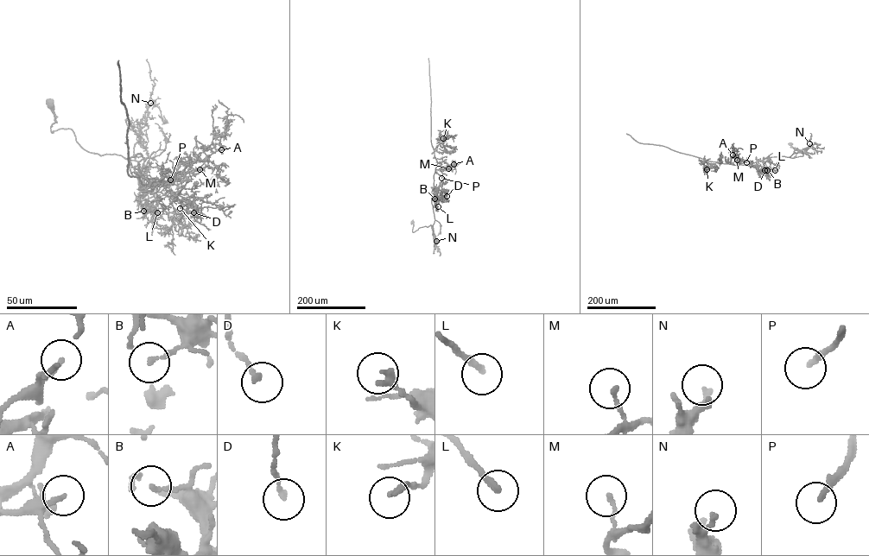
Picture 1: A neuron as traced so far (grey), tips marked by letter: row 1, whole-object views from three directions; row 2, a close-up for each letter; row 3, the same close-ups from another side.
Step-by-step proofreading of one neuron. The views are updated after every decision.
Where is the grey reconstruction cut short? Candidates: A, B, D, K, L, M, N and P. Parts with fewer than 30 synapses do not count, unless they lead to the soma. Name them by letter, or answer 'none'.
A, L, P

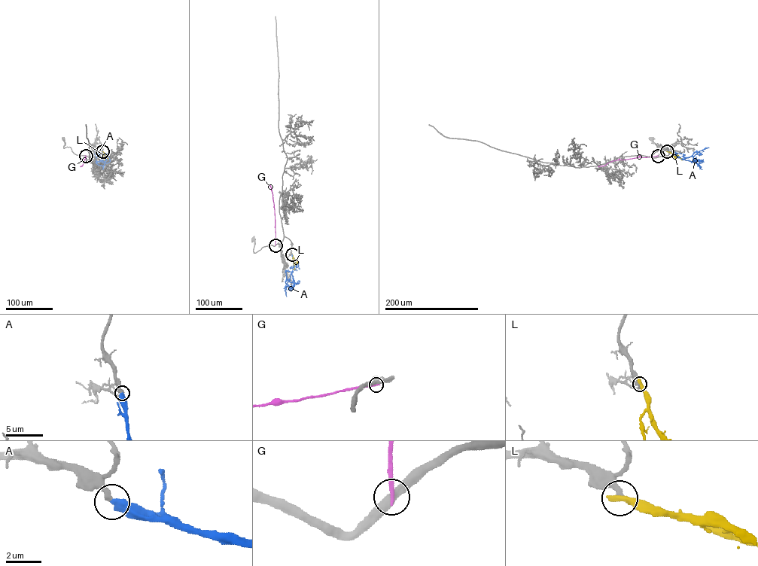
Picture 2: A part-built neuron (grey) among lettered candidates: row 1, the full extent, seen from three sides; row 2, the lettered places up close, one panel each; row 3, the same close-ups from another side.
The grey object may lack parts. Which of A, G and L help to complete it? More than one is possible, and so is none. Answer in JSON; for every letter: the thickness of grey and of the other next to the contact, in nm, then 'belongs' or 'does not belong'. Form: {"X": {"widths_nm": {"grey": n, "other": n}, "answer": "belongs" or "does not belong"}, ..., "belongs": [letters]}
{"A": {"widths_nm": {"grey": 380, "other": 500}, "answer": "belongs"}, "G": {"widths_nm": {"grey": 420, "other": 240}, "answer": "does not belong"}, "L": {"widths_nm": {"grey": 400, "other": 400}, "answer": "does not belong"}, "belongs": ["A"]}

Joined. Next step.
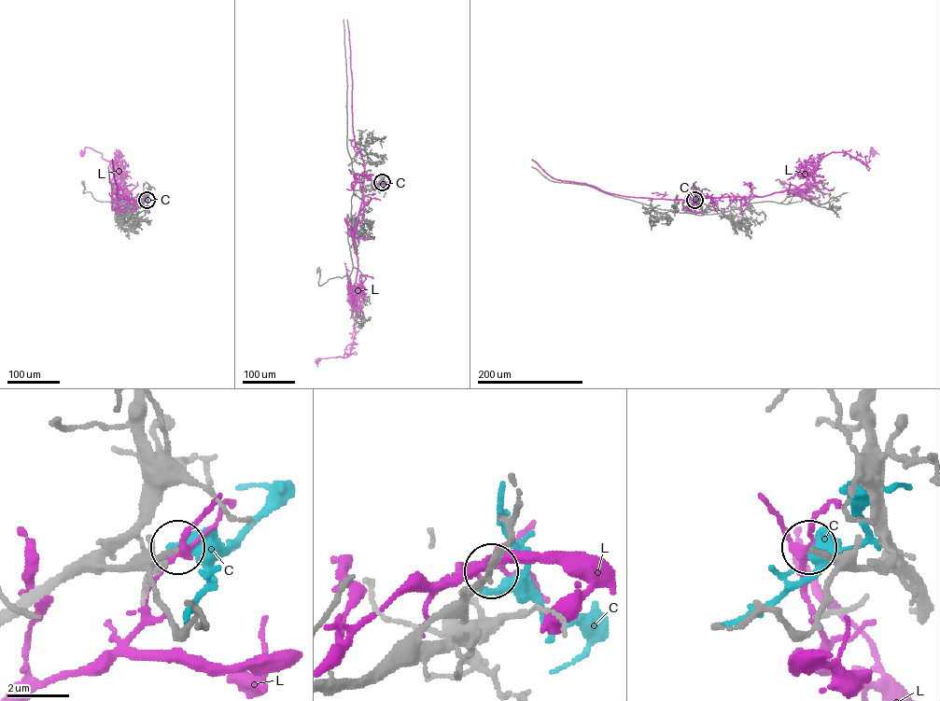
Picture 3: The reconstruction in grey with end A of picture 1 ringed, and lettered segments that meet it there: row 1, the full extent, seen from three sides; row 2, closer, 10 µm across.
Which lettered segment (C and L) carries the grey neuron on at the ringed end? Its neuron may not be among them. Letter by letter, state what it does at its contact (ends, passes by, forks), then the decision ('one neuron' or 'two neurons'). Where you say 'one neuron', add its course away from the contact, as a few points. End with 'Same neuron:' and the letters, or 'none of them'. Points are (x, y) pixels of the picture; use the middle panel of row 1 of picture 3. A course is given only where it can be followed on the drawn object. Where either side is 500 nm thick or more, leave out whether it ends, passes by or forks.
C: it ends; two neurons
L: it forks; two neurons
Same neuron: none of them

